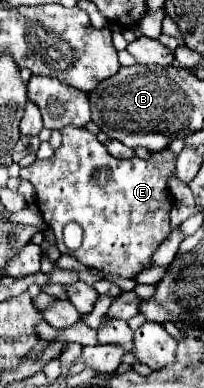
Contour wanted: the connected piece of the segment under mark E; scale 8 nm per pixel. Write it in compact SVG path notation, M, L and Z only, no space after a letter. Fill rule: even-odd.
M64 127L62 131L62 147L54 153L52 159L36 161L30 167L20 169L20 177L28 179L36 189L38 209L48 223L48 227L56 233L56 247L60 253L74 255L82 265L90 269L98 269L108 275L118 275L122 279L136 279L136 275L148 267L152 267L152 255L160 247L162 241L170 235L170 211L172 197L168 195L168 179L174 177L176 155L166 147L164 151L152 153L150 159L114 159L108 155L102 143L86 131L84 127ZM76 221L84 229L84 245L76 251L70 251L62 241L62 229L66 223Z

